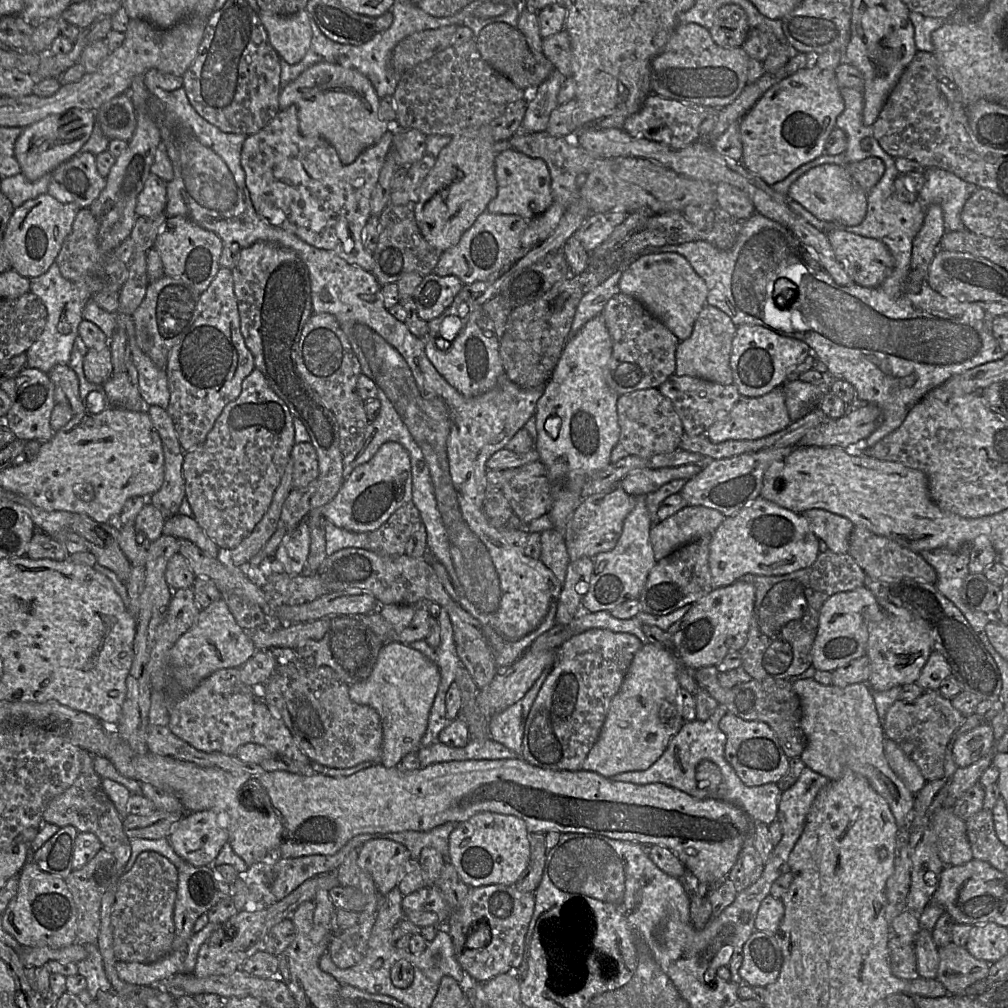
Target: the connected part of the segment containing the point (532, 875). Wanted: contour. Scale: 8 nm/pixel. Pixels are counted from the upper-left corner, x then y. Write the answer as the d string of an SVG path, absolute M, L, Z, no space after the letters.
M533 832L528 834L530 841L530 859L527 868L515 883L522 892L533 892L539 886L546 861L547 849L545 834Z

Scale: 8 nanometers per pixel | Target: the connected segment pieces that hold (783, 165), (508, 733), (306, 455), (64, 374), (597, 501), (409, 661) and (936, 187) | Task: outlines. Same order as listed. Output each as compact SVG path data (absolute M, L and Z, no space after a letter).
M843 51L824 52L814 57L806 68L800 69L770 87L739 120L742 142L740 163L766 184L773 185L785 179L799 166L824 154L825 143L834 128L836 119L845 108L836 78L836 68L843 61Z
M551 667L544 669L534 688L524 701L519 701L519 703L509 706L490 719L489 738L511 749L519 757L521 757L522 752L526 719L550 670Z
M310 442L295 443L291 451L293 488L303 488L318 478L317 454Z
M56 365L48 373L55 386L55 400L68 407L73 415L87 411L85 403L80 396L79 379L69 366Z
M620 483L585 498L573 513L563 534L570 562L582 557L594 558L597 554L615 548L627 515L635 505L635 496L625 492Z
M385 642L369 677L349 686L350 699L357 704L372 707L381 718L381 765L396 767L406 754L418 752L439 683L440 671L432 660L410 645Z
M928 167L923 174L925 183L918 192L917 201L924 208L931 204L941 206L946 232L964 230L961 213L966 201L978 187L938 167Z

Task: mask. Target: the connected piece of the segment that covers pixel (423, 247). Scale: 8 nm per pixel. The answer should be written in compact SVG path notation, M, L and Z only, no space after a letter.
M389 204L379 216L379 237L375 251L373 252L374 266L371 273L381 286L396 283L407 273L418 273L422 277L433 273L441 252L432 247L421 234L415 221L414 204L406 205Z

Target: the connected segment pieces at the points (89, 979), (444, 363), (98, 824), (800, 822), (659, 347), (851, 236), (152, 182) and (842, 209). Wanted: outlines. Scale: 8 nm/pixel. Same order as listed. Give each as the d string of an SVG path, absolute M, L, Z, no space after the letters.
M96 944L85 945L88 956L76 963L78 974L86 979L87 991L94 999L99 991L111 991L112 985L105 973L103 959Z
M477 307L468 317L457 336L443 348L439 348L432 335L424 339L425 353L438 373L463 396L471 398L493 389L504 367L499 353L500 340L497 338L492 320Z
M81 751L82 767L78 778L72 786L48 803L43 813L43 821L60 828L70 825L74 826L78 832L95 834L103 848L114 855L119 879L131 856L131 840L124 832L123 819L102 787L102 777L94 770L93 759L88 751Z
M806 766L797 781L782 792L777 813L782 838L772 851L777 871L781 864L784 866L788 863L789 855L803 832L813 801L829 781L827 777Z
M630 295L613 296L601 313L612 340L610 372L618 395L647 388L659 388L676 369L676 349L680 342L645 306Z
M846 230L826 235L837 260L856 284L876 287L891 274L894 258L883 242Z
M150 172L137 197L137 217L149 217L164 213L166 207L166 183Z
M823 164L811 168L790 185L787 198L801 204L820 220L838 222L846 226L859 225L867 212L867 193L844 165Z

